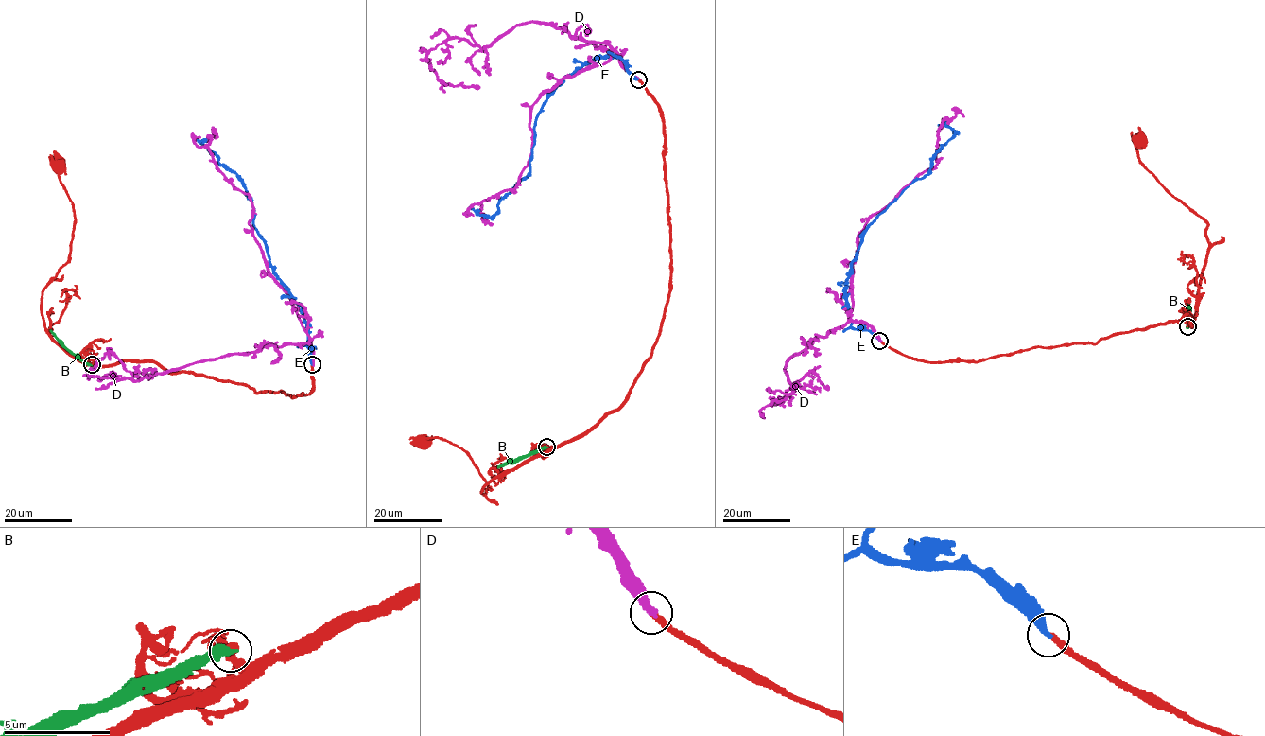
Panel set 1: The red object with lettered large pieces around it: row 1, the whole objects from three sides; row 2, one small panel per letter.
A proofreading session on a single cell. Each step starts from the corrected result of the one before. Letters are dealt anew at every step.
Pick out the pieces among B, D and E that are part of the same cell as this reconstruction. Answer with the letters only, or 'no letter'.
E

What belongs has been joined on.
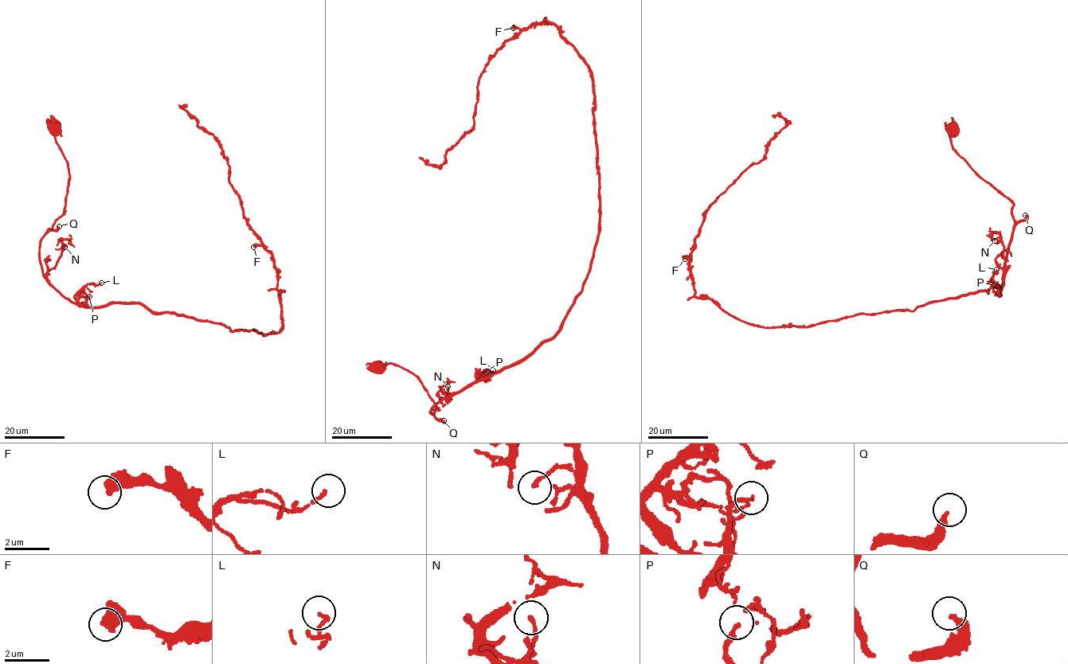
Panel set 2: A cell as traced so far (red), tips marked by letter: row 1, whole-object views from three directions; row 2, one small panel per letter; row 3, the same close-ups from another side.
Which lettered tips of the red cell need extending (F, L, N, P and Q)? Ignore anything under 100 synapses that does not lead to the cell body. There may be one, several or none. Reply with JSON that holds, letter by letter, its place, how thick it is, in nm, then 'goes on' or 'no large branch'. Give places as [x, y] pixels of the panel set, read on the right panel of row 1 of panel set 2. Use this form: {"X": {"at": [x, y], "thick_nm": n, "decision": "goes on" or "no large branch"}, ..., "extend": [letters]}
{"F": {"at": [685, 259], "thick_nm": 320, "decision": "no large branch"}, "L": {"at": [996, 269], "thick_nm": 150, "decision": "no large branch"}, "N": {"at": [995, 240], "thick_nm": 180, "decision": "no large branch"}, "P": {"at": [994, 285], "thick_nm": 160, "decision": "no large branch"}, "Q": {"at": [1025, 215], "thick_nm": 280, "decision": "no large branch"}, "extend": []}

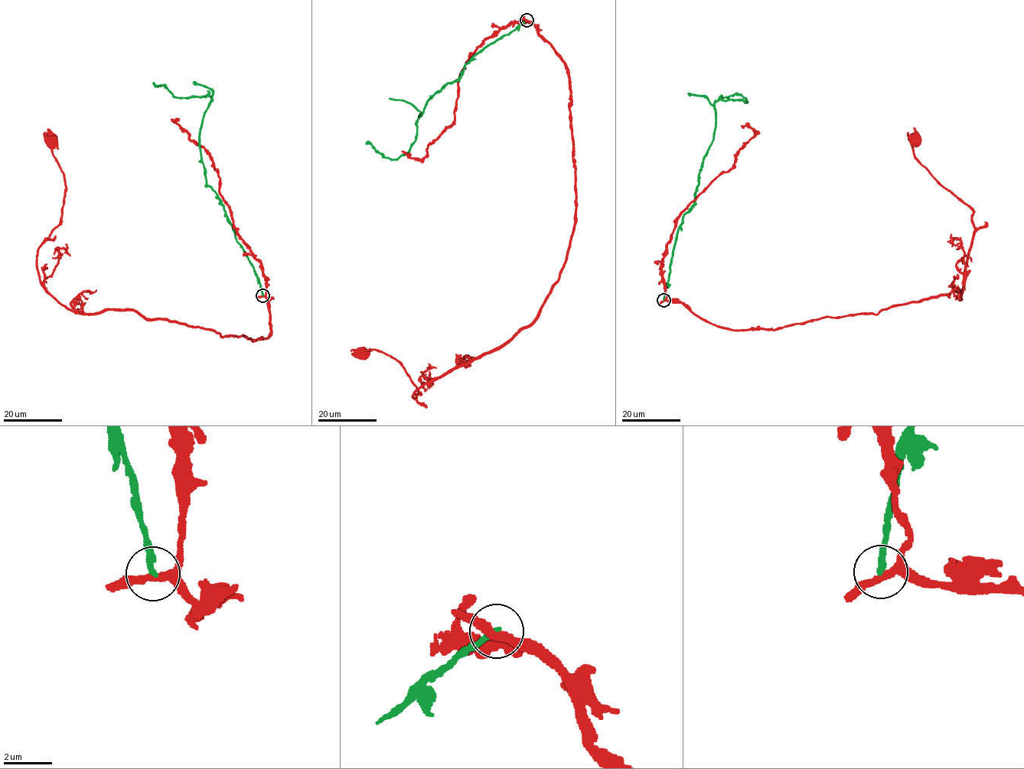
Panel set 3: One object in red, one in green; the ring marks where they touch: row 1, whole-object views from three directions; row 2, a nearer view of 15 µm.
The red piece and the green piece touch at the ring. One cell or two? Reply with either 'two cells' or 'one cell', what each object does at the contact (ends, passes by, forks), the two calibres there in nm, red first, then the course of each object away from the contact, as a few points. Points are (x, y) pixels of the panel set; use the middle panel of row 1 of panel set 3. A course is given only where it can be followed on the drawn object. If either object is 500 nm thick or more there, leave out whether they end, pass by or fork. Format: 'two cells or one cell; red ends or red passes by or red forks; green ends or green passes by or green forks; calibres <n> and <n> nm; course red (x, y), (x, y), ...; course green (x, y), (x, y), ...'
two cells; red passes by; green ends; calibres 320 and 260 nm; course red (526, 21), (569, 75), (575, 228), (559, 280), (534, 320), (415, 398), (402, 363), (364, 353); course green (526, 21), (474, 55), (460, 77), (427, 100), (416, 122), (415, 141), (406, 153), (392, 159), (366, 142)

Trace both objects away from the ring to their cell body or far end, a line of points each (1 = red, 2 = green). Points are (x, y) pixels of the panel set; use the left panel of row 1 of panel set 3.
1: (262, 295), (271, 333), (252, 341), (135, 311), (69, 309), (37, 267), (66, 190), (53, 143)
2: (262, 295), (253, 267), (204, 175), (199, 143), (210, 96), (174, 96), (163, 85), (153, 83)

